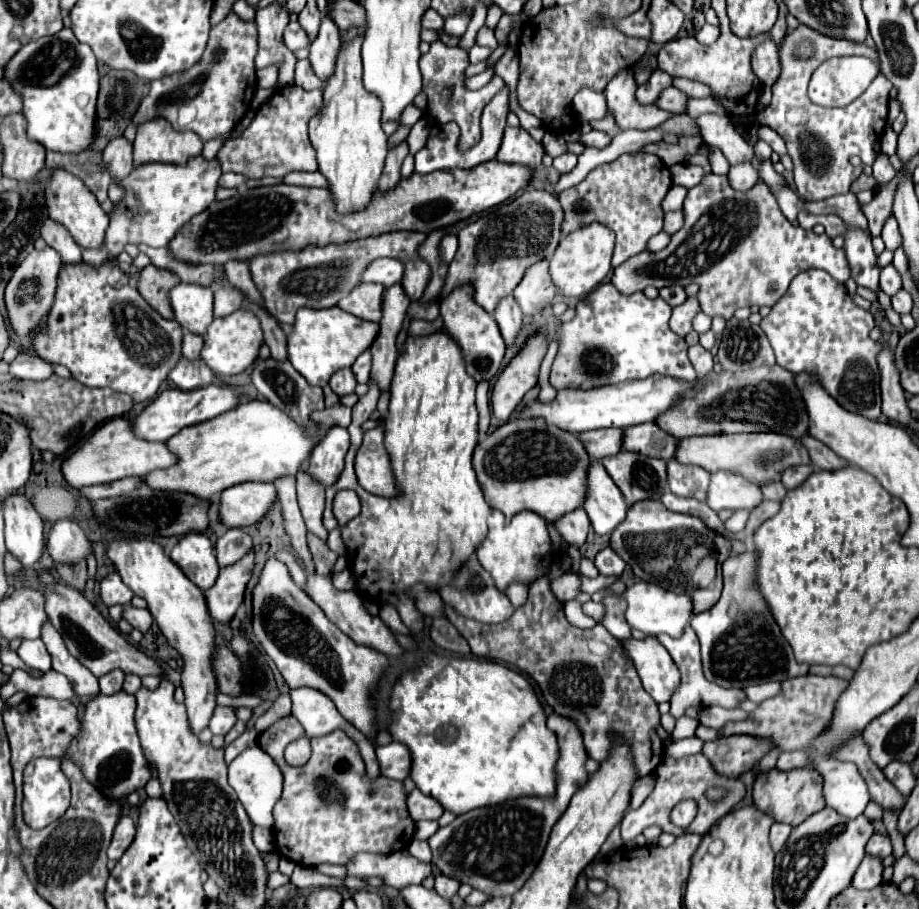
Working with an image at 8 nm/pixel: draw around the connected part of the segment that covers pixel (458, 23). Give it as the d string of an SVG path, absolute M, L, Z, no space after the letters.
M463 9L463 11L457 13L457 15L445 17L445 27L443 27L443 29L445 29L445 33L449 33L449 35L457 35L457 37L461 37L461 35L465 33L469 21L471 21L471 17L469 17L469 13Z

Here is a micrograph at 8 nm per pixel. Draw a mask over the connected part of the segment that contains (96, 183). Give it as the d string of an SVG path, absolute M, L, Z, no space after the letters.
M47 151L46 167L63 167L65 171L73 173L75 177L79 177L97 197L99 205L109 213L111 201L107 197L107 189L109 189L109 171L105 169L103 161L101 161L101 153L95 151L83 151L77 154L61 154L54 151Z

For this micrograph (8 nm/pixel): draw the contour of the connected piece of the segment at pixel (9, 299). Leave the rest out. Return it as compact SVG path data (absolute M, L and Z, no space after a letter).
M53 249L33 251L13 273L5 287L5 305L7 305L7 317L11 323L11 329L19 337L31 337L37 333L47 319L51 305L55 301L55 289L57 289L57 277L61 269L61 257L53 253Z

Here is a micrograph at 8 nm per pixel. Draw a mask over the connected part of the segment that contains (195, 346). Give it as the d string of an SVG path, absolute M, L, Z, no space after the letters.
M185 331L185 335L183 335L183 355L197 359L199 353L201 353L201 347L203 347L203 337Z

